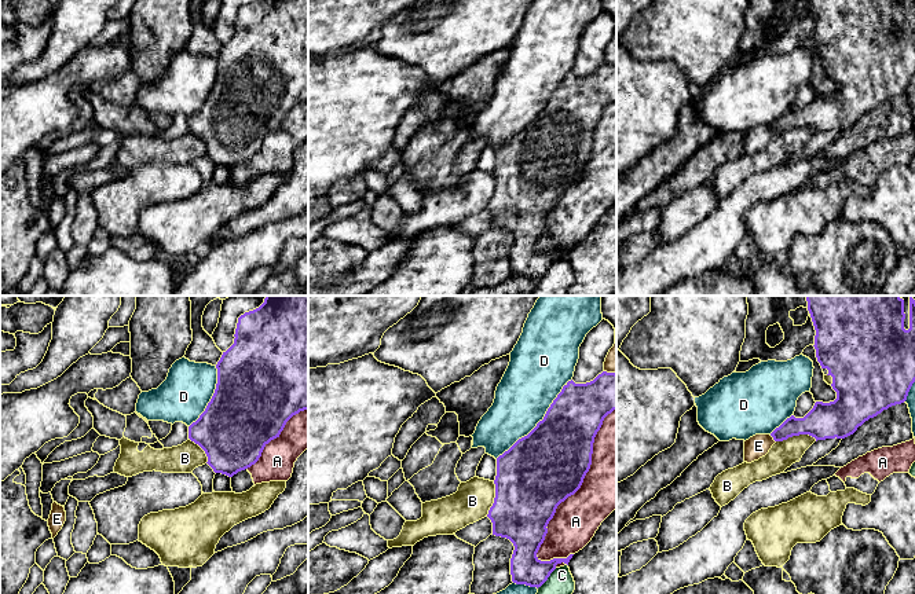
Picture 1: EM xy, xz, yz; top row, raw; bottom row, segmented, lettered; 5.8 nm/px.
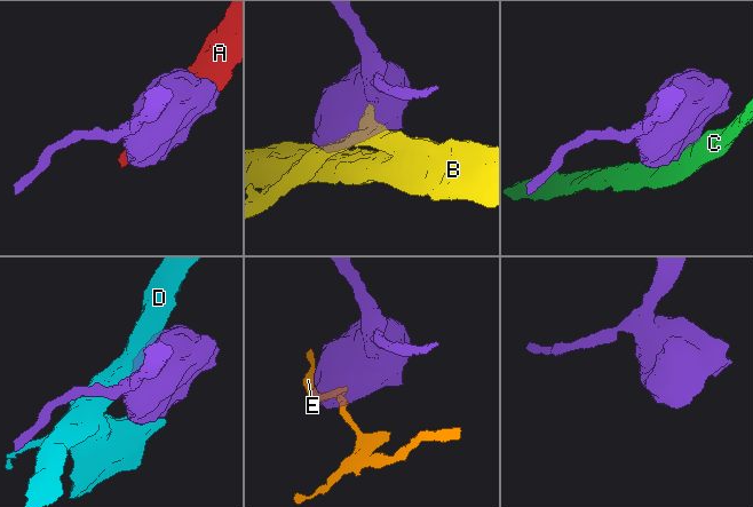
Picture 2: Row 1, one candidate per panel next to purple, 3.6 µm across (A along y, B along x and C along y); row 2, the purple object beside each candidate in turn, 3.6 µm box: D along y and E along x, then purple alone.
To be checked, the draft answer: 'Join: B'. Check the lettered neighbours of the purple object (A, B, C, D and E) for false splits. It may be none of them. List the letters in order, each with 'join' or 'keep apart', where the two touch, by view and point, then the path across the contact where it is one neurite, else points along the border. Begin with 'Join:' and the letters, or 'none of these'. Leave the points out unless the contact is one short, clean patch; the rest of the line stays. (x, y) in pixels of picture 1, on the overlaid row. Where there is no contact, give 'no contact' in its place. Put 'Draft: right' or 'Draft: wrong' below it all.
Join: B
A: keep apart | xz (581, 484)
B: join | yz (795, 435)
C: keep apart | xz (546, 579)
D: keep apart | xz (538, 422)
E: keep apart | yz (773, 439)
Draft: right

